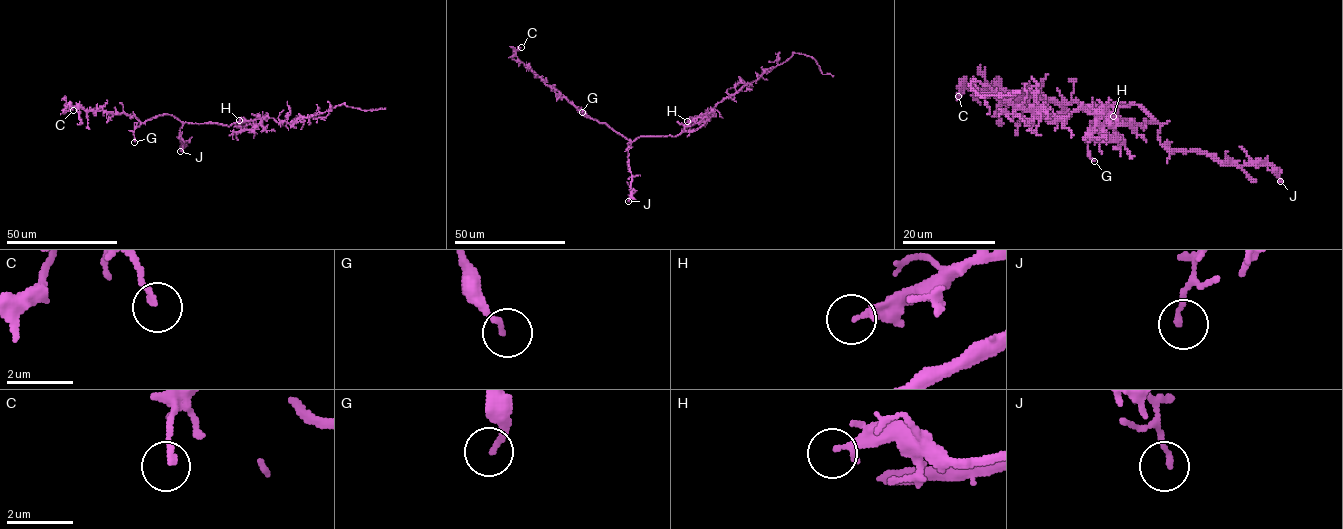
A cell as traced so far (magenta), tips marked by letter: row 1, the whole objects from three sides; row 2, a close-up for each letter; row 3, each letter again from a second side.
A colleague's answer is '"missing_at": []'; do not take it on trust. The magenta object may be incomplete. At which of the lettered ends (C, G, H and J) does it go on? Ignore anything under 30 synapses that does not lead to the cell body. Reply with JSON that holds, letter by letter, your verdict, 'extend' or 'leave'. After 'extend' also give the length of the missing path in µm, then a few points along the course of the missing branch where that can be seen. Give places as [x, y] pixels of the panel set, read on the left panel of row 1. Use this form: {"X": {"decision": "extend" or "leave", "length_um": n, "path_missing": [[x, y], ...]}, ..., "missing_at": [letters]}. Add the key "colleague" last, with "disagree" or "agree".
{"C": {"decision": "leave"}, "G": {"decision": "leave"}, "H": {"decision": "leave"}, "J": {"decision": "leave"}, "missing_at": [], "colleague": "agree"}

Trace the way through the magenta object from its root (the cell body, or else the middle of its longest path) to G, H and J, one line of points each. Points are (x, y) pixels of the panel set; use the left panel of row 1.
G: (225, 125), (189, 123), (161, 114), (137, 126), (134, 142)
H: (225, 125), (253, 126), (252, 120), (239, 120)
J: (225, 125), (184, 123), (180, 130), (184, 143), (180, 151)

